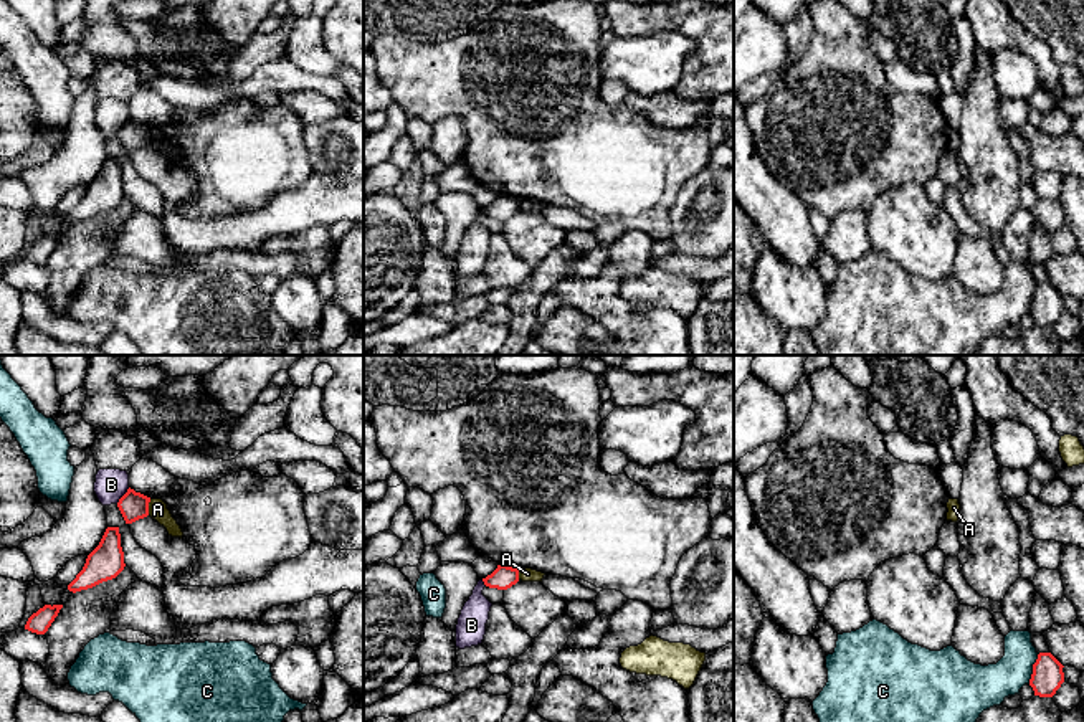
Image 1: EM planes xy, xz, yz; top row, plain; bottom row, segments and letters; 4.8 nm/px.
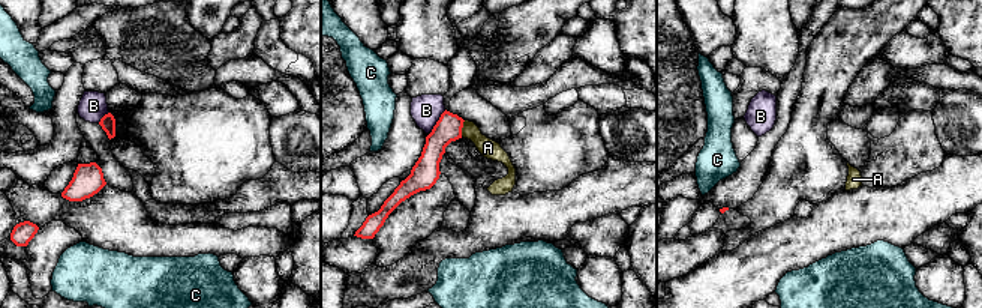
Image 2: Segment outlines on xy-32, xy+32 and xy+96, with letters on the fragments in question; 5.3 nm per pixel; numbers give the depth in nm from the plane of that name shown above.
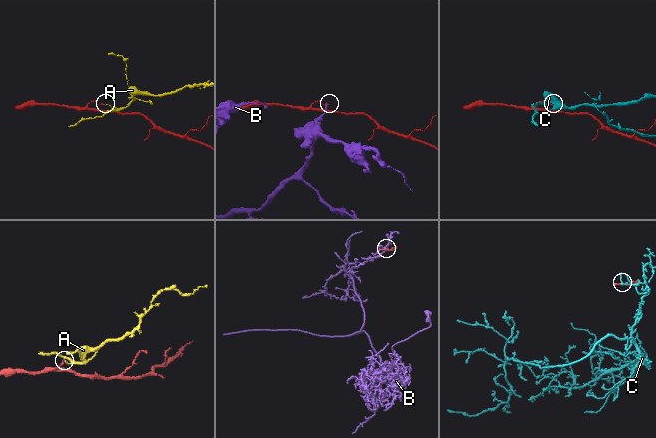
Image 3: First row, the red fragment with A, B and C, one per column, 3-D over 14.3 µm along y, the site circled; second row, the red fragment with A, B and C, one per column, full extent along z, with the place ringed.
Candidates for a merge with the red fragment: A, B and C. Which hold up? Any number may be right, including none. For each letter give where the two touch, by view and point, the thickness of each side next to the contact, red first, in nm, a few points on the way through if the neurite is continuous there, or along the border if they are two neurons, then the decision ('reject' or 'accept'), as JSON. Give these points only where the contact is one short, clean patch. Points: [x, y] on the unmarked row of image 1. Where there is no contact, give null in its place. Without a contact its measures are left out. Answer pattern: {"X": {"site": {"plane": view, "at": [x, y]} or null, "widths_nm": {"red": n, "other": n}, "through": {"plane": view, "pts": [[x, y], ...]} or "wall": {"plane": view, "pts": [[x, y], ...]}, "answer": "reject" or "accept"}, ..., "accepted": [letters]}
{"A": {"site": {"plane": "xy", "at": [147, 137]}, "widths_nm": {"red": 140, "other": 100}, "wall": {"plane": "xy", "pts": [[151, 129], [147, 144]]}, "answer": "reject"}, "B": {"site": {"plane": "xy", "at": [123, 126]}, "widths_nm": {"red": 140, "other": 160}, "wall": {"plane": "xy", "pts": [[129, 118], [116, 132]]}, "answer": "reject"}, "C": {"site": {"plane": "yz", "at": [1033, 299]}, "widths_nm": {"red": 150, "other": 200}, "wall": {"plane": "yz", "pts": [[1038, 284], [1028, 313]]}, "answer": "reject"}, "accepted": []}

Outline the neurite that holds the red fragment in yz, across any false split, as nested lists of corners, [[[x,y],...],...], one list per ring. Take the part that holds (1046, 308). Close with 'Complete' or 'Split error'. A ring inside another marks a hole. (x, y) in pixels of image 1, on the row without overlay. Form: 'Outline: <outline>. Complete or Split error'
Outline: [[[1039,283],[1029,309],[1034,325],[1053,327],[1064,312],[1063,297],[1051,283]]]. Complete

